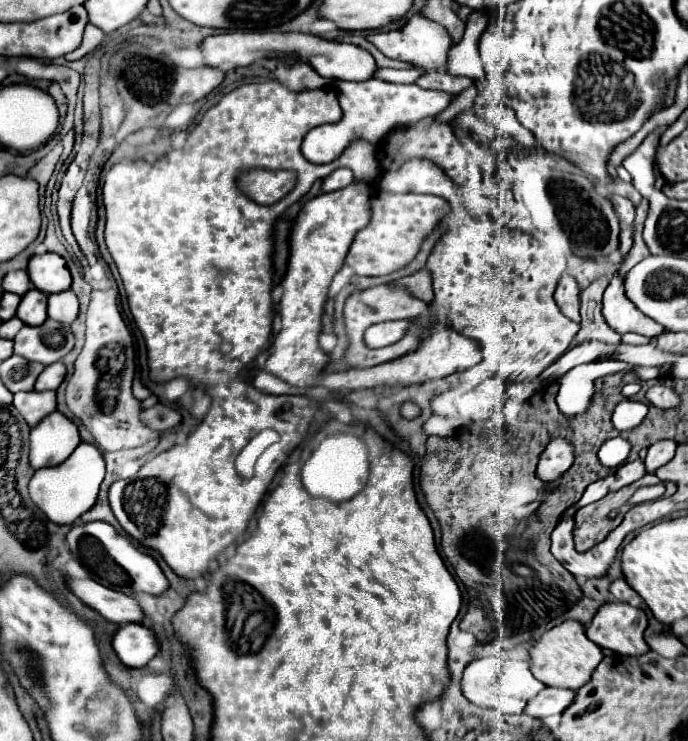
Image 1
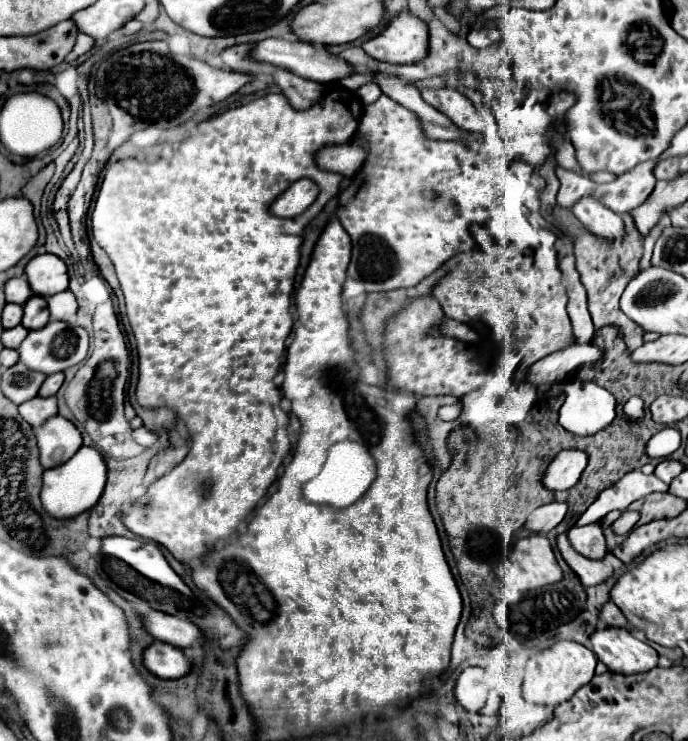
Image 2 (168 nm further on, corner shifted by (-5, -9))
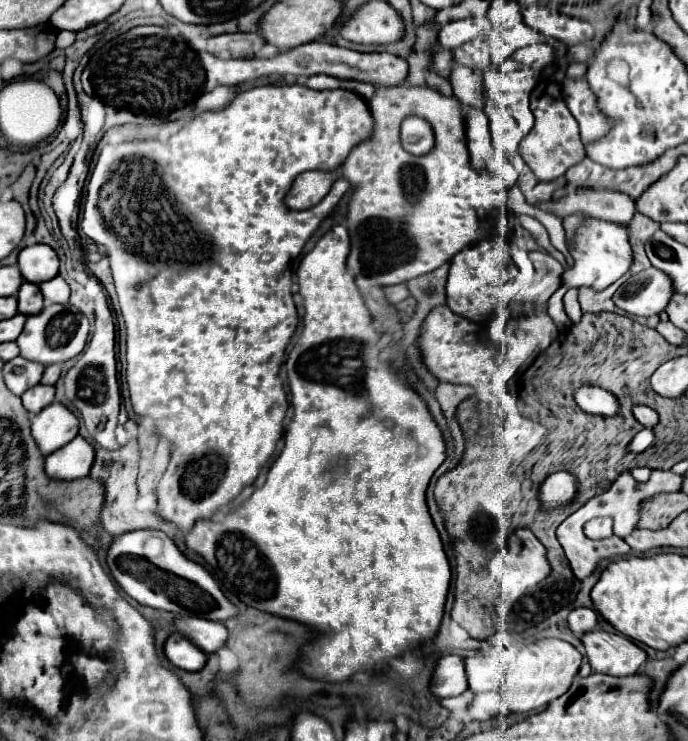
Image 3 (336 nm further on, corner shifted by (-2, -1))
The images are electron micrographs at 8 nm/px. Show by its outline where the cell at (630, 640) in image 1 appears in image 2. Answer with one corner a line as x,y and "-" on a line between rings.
601,628
591,634
593,652
613,674
639,674
657,666
657,652
623,628

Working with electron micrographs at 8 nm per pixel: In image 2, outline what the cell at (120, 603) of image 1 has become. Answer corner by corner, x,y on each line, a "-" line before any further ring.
157,610
143,612
143,624
153,638
177,648
189,648
203,640
203,632
195,624

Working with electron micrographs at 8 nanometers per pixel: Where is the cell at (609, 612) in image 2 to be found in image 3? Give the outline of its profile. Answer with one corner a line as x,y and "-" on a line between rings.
576,608
570,612
568,616
568,624
570,624
570,630
574,634
584,634
584,632
590,632
598,626
598,612
594,608

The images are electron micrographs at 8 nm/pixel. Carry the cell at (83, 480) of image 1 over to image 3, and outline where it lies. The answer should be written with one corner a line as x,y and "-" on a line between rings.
76,436
64,448
46,456
46,474
52,480
72,482
86,478
94,464
94,446
82,436

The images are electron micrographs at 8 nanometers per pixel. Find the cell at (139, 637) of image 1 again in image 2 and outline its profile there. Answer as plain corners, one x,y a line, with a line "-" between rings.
155,642
145,650
145,666
159,678
183,678
191,670
191,662
185,658
181,648
165,642

